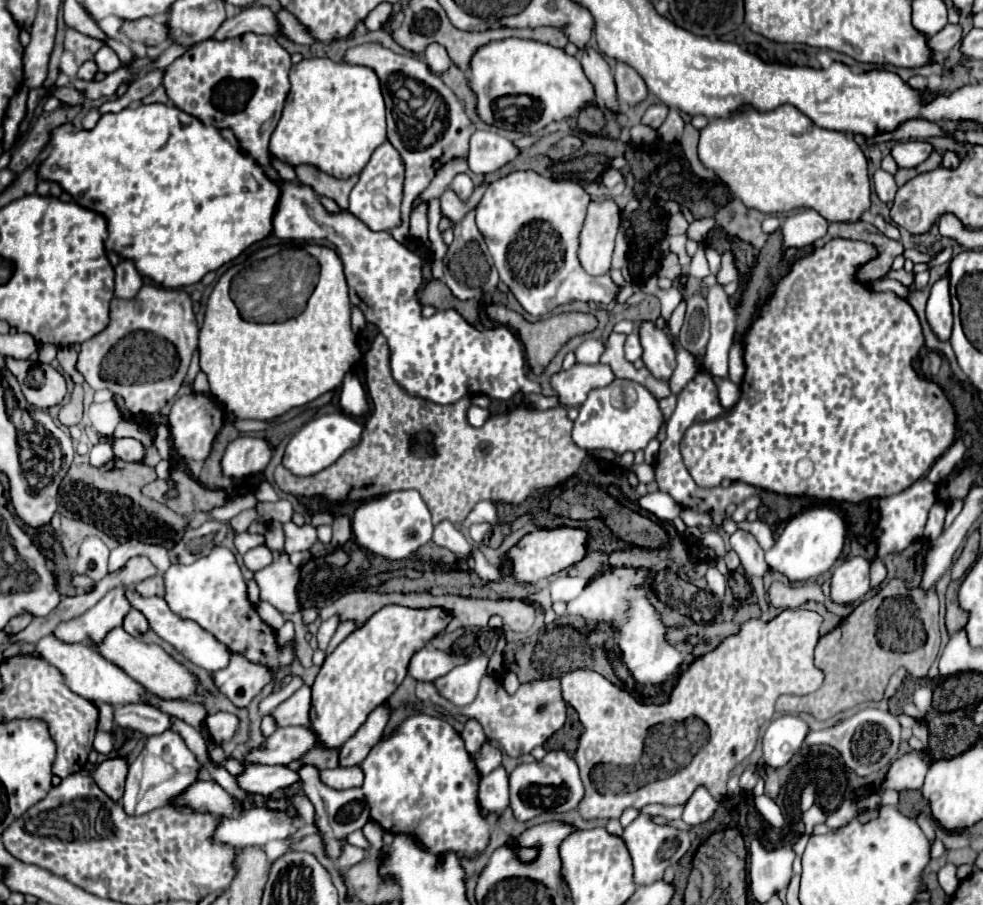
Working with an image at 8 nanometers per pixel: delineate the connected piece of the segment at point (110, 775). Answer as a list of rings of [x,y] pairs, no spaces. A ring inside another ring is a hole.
[[[113,758],[101,762],[95,772],[93,780],[97,786],[113,800],[119,802],[123,796],[123,786],[125,786],[125,776],[127,776],[127,762],[123,758]]]

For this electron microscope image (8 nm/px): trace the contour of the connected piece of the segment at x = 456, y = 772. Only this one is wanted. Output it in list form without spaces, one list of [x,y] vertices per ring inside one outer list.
[[[427,714],[405,718],[387,740],[381,738],[371,748],[367,758],[361,762],[361,770],[365,774],[361,790],[369,804],[371,820],[375,820],[385,832],[415,836],[425,846],[425,850],[435,856],[451,850],[457,854],[457,858],[473,860],[487,848],[491,822],[481,814],[477,800],[477,786],[481,776],[471,754],[465,750],[463,738],[445,720]]]

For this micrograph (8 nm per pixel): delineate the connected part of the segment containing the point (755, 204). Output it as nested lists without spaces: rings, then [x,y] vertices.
[[[783,104],[769,112],[759,112],[753,106],[741,106],[727,118],[711,120],[705,128],[701,128],[697,152],[703,166],[713,170],[733,196],[737,196],[747,208],[755,208],[763,214],[809,208],[819,212],[827,222],[857,222],[871,204],[867,160],[859,144],[843,132],[819,128],[791,104]]]

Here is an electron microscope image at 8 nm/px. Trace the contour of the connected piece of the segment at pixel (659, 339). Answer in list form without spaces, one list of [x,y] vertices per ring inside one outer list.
[[[649,320],[639,324],[639,334],[647,370],[659,380],[669,380],[675,370],[675,352],[669,338]]]

